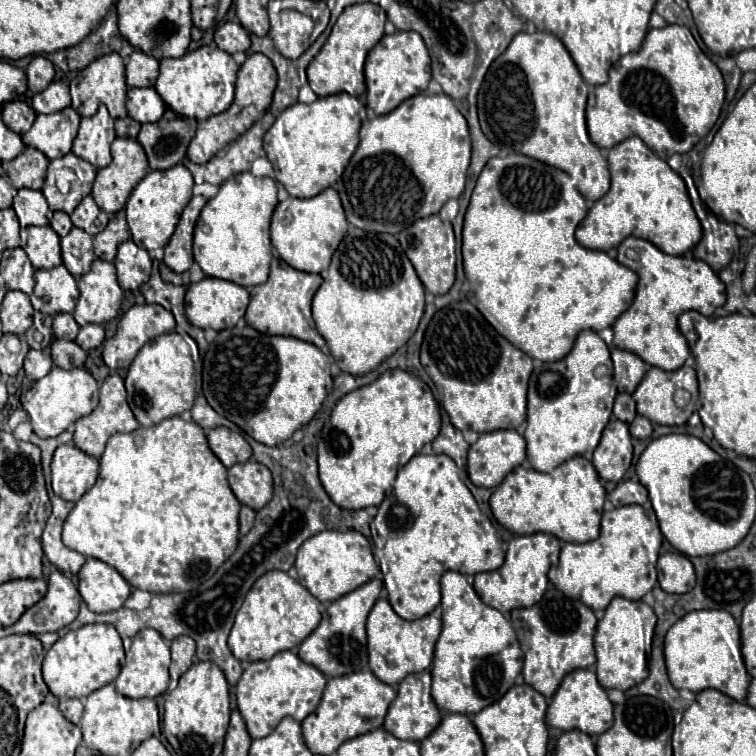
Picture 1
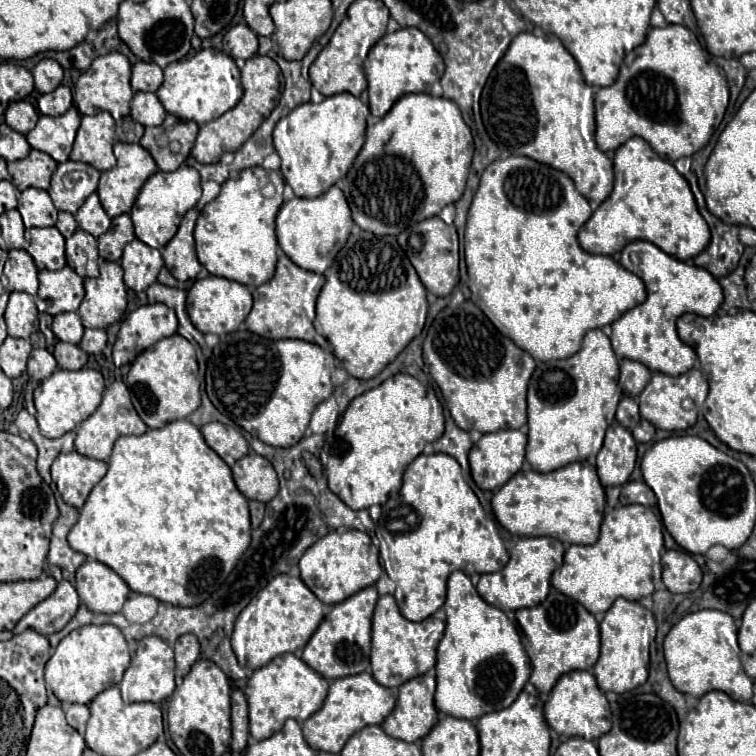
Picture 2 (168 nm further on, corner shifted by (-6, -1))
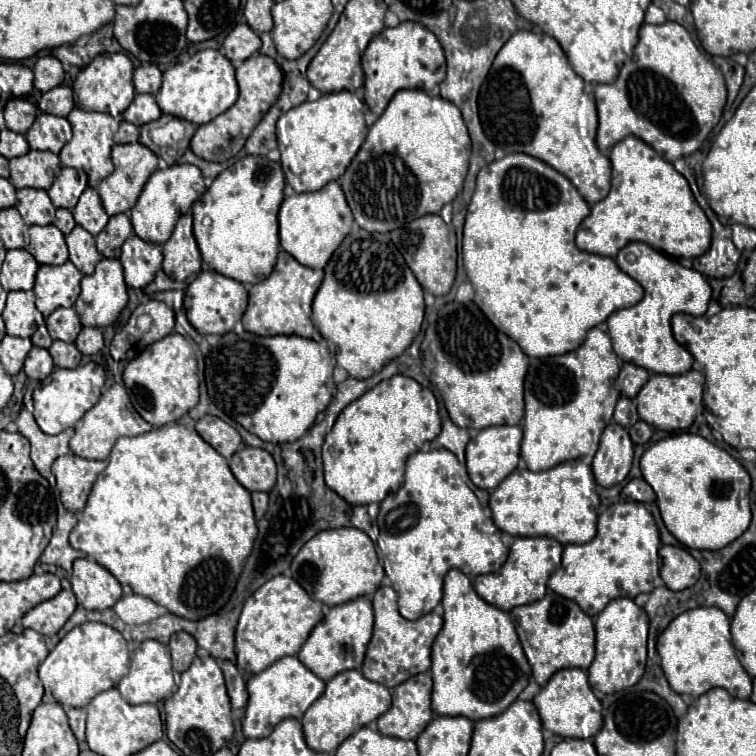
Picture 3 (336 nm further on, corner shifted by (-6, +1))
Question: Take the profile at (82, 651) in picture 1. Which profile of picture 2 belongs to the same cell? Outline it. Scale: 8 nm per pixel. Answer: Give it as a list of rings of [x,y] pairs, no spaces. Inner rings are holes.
[[[85,625],[71,631],[55,649],[45,667],[47,687],[59,701],[65,703],[89,703],[97,693],[111,685],[117,685],[129,667],[127,641],[115,625]]]

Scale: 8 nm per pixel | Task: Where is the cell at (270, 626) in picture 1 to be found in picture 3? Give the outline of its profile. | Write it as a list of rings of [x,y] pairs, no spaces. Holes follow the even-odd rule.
[[[277,575],[261,585],[243,605],[235,629],[237,667],[247,673],[261,673],[285,655],[297,655],[311,629],[323,619],[323,605],[317,603],[293,577]]]

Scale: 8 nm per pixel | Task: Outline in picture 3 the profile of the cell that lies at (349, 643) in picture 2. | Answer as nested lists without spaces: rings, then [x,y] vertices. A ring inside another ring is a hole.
[[[357,597],[349,603],[331,607],[327,617],[321,623],[315,625],[315,629],[311,631],[309,639],[305,641],[305,645],[301,647],[297,657],[319,679],[329,681],[331,677],[335,677],[341,671],[359,669],[363,665],[365,649],[371,641],[371,635],[373,635],[373,605],[371,605],[371,599],[369,597]]]

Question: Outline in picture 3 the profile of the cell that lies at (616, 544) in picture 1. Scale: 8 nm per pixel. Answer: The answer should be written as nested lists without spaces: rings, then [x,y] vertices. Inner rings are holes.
[[[633,501],[613,503],[599,515],[597,535],[593,541],[585,545],[565,545],[561,567],[551,575],[547,587],[557,595],[575,601],[589,617],[595,617],[605,609],[605,605],[611,599],[617,597],[635,599],[639,593],[651,593],[656,587],[664,585],[660,578],[659,545],[661,541],[659,541],[655,519],[641,503],[633,503]]]

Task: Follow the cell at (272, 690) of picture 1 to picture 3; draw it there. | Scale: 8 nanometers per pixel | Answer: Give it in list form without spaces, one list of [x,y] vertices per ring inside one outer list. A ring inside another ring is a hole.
[[[295,655],[281,657],[265,671],[253,675],[247,681],[249,701],[245,707],[243,719],[243,735],[247,739],[263,739],[273,731],[273,727],[283,719],[301,719],[307,707],[321,697],[325,689],[325,681],[321,681],[315,673],[311,673]]]

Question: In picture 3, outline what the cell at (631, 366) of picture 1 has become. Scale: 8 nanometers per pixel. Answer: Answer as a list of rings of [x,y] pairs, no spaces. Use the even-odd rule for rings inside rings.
[[[623,363],[615,385],[617,385],[617,389],[619,389],[619,393],[623,397],[633,399],[639,393],[639,389],[647,383],[647,379],[649,379],[649,373],[643,367],[637,367],[637,365],[631,365],[631,363]]]

